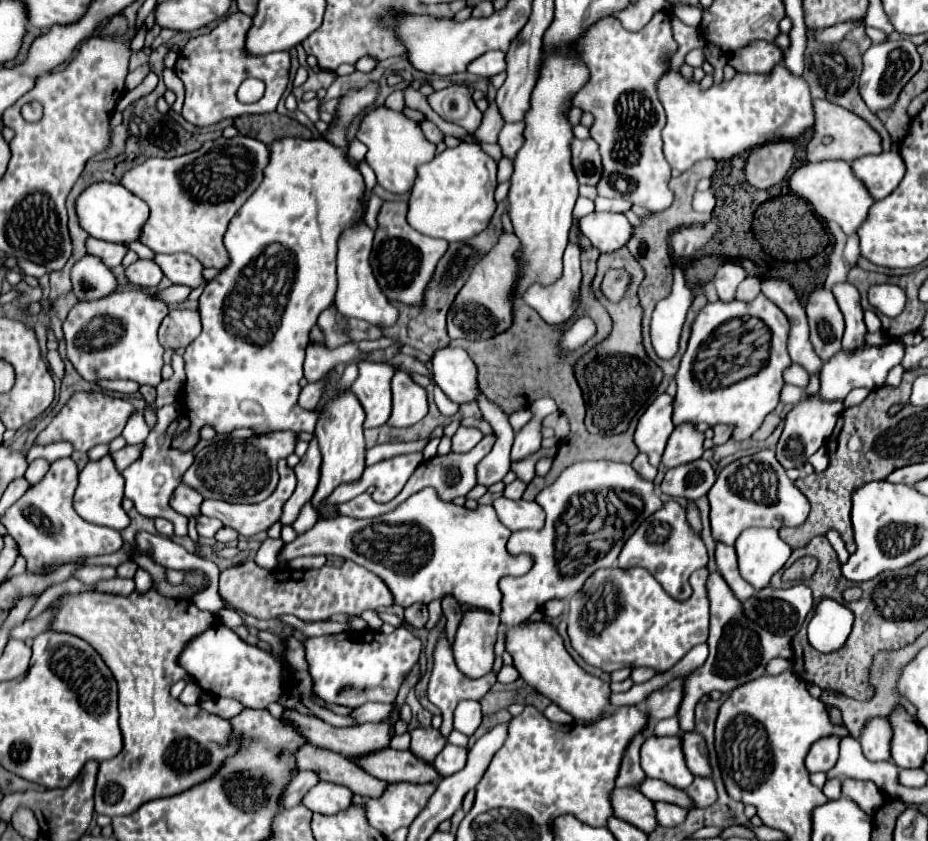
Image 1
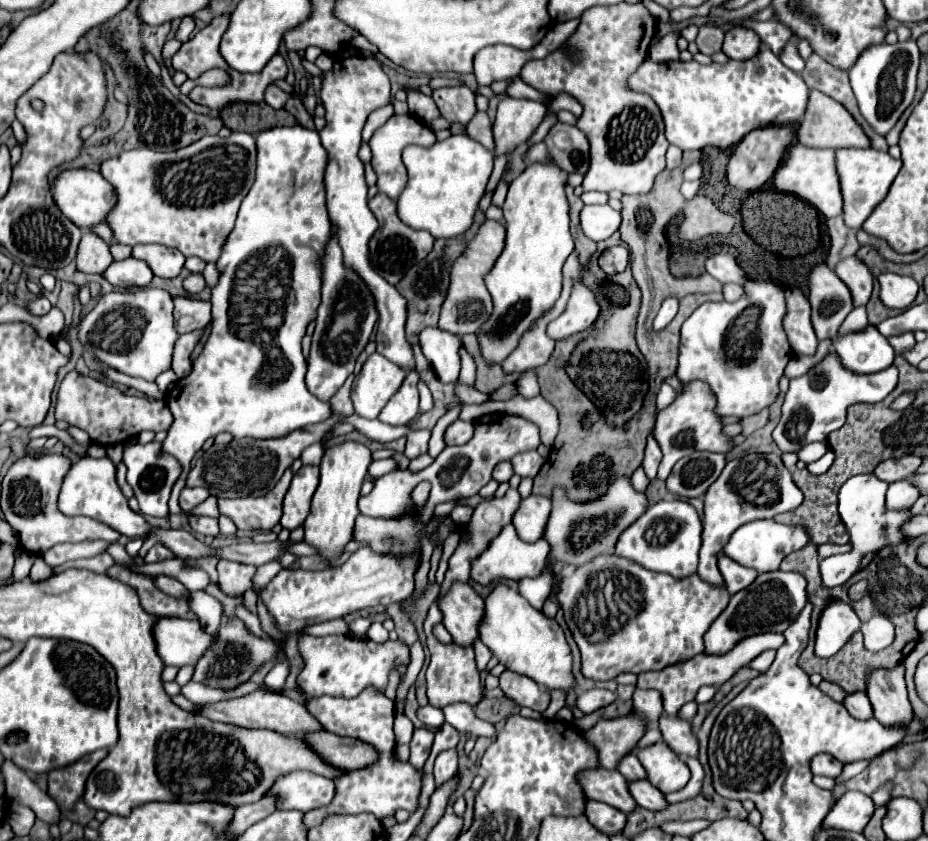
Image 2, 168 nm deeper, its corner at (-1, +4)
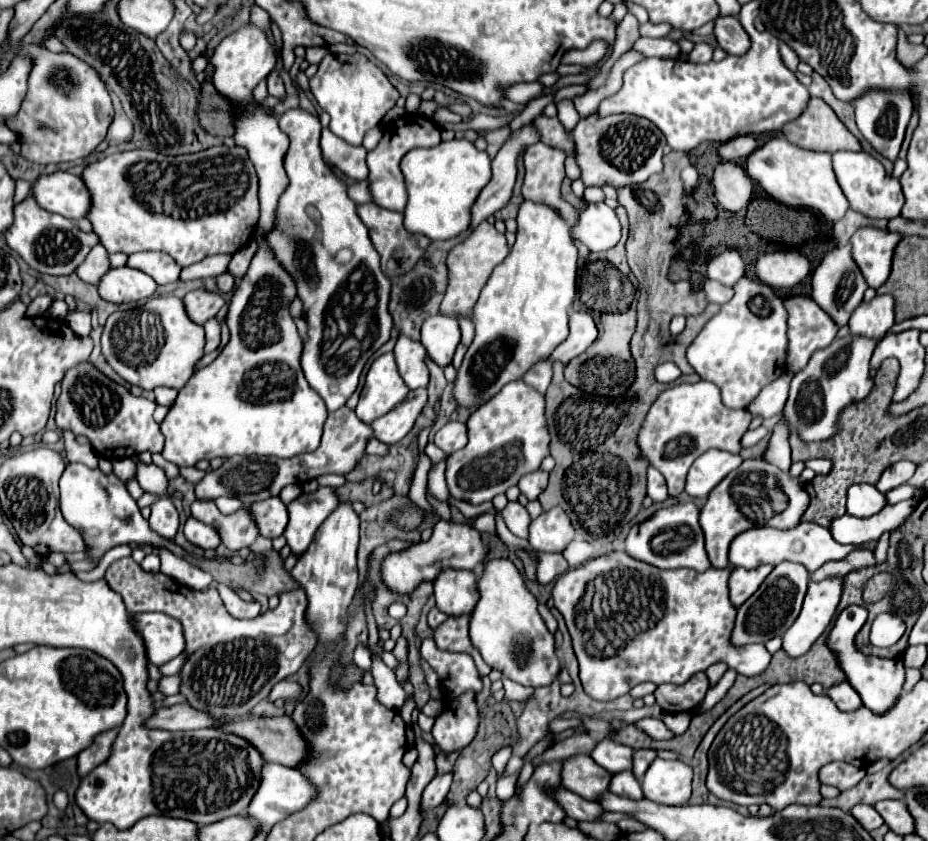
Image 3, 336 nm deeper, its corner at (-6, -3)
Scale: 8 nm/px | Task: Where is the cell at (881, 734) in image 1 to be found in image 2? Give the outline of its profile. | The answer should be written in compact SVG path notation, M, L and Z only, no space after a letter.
M864 692L848 694L844 706L850 712L850 716L854 716L858 720L870 720L872 718L872 704Z

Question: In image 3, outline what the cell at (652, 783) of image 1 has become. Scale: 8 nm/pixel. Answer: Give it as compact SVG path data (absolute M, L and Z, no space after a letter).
M609 737L601 739L597 743L597 747L593 749L593 761L597 765L601 765L603 769L607 769L609 773L619 773L619 771L625 771L625 769L631 769L631 761L633 761L633 749L623 745L623 743L617 743Z

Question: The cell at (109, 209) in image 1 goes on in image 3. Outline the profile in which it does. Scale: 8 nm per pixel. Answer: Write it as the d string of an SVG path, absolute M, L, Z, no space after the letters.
M55 171L49 175L41 175L29 191L37 205L45 211L59 213L67 219L81 219L87 215L91 205L91 195L83 185L81 177L71 175L67 171Z

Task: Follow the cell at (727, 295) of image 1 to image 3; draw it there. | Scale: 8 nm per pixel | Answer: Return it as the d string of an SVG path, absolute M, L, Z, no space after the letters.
M727 249L719 255L715 255L707 263L707 277L715 279L727 287L735 285L735 281L739 281L743 275L745 275L745 263L737 251Z

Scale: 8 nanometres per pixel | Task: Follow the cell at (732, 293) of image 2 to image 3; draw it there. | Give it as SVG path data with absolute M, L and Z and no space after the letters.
M705 279L703 285L701 285L703 293L705 293L705 299L709 303L717 303L717 305L723 305L727 303L731 297L733 297L733 289L731 287L725 287L717 281L711 281L711 279Z

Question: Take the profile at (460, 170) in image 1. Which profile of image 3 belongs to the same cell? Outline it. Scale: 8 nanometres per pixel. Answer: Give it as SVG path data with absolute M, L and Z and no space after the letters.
M451 139L441 141L431 149L411 149L401 159L401 173L409 193L403 211L405 229L409 233L421 233L431 241L451 239L469 227L471 205L481 189L491 181L491 159L485 151L475 149L467 139Z

